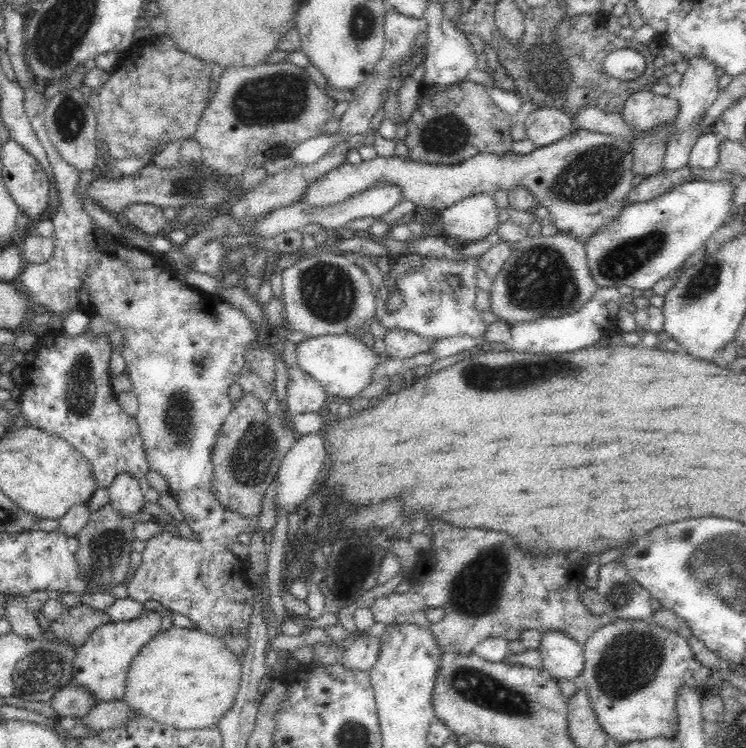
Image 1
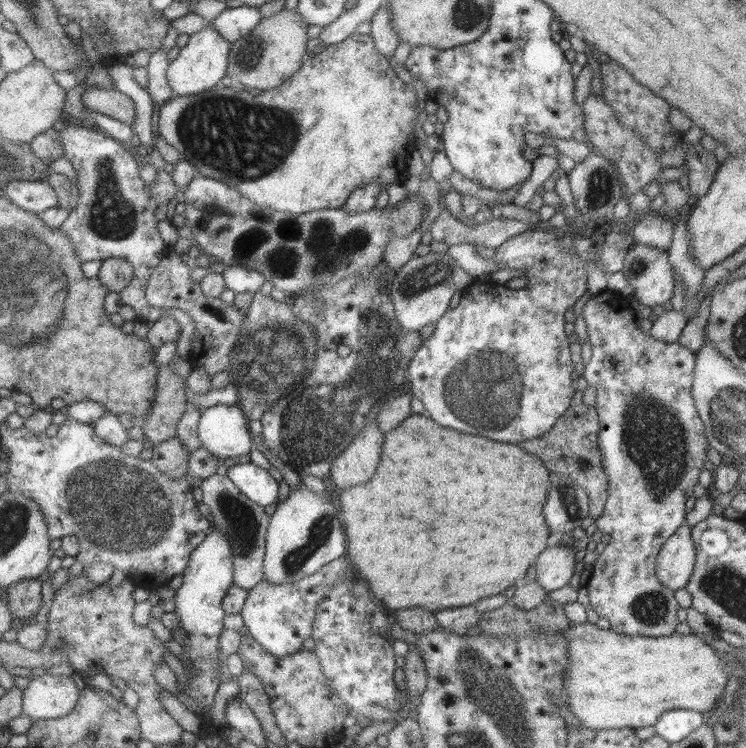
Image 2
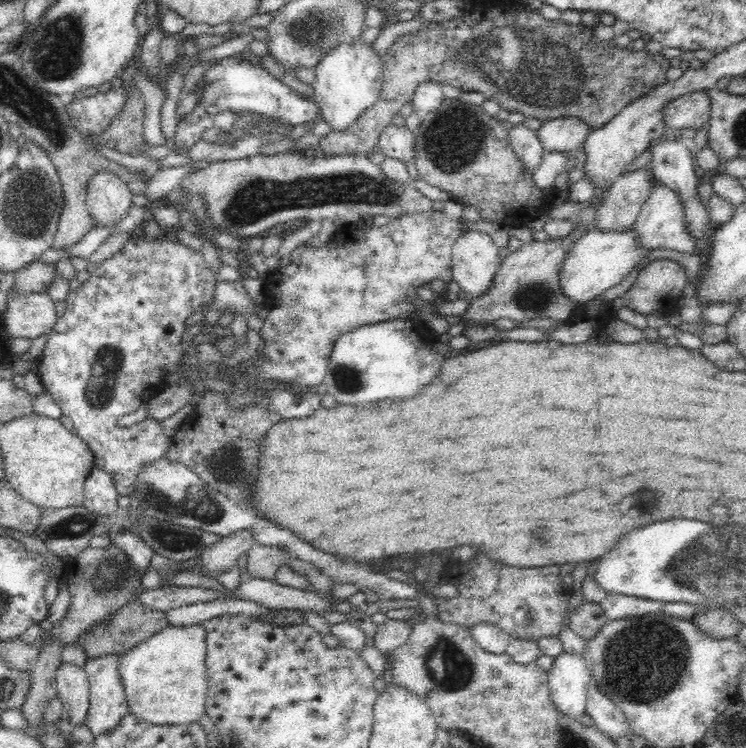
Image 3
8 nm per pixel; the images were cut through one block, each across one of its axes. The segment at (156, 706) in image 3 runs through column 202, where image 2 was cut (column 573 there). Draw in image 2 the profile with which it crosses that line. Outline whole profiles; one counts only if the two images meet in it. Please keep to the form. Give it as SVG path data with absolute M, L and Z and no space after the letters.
M588 621L570 626L566 631L567 641L569 642L569 672L565 678L565 697L568 702L568 709L573 712L574 716L578 719L580 724L585 728L592 728L592 730L602 731L611 730L616 728L630 728L638 729L646 726L655 726L658 719L662 716L663 712L674 709L688 709L695 710L696 712L705 713L709 715L718 705L721 704L726 684L729 680L729 668L718 657L716 650L707 644L704 639L699 635L690 633L688 635L674 633L667 637L646 637L638 635L618 634L611 629L600 629L595 624Z

